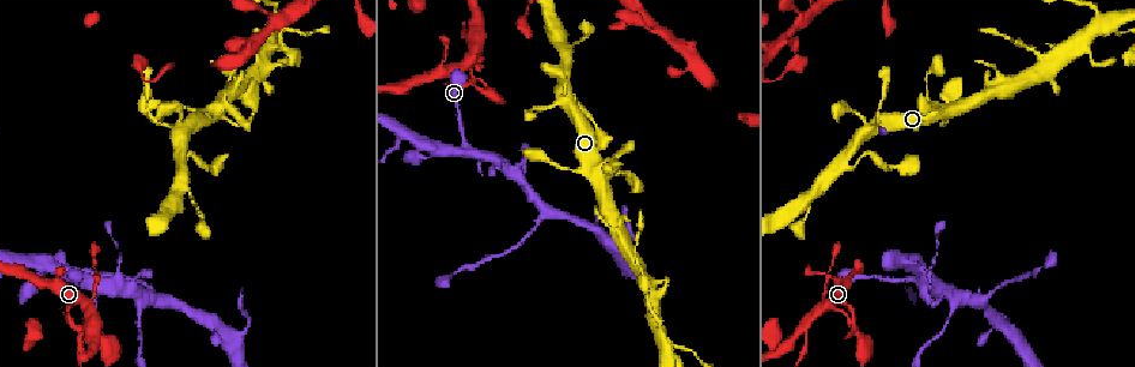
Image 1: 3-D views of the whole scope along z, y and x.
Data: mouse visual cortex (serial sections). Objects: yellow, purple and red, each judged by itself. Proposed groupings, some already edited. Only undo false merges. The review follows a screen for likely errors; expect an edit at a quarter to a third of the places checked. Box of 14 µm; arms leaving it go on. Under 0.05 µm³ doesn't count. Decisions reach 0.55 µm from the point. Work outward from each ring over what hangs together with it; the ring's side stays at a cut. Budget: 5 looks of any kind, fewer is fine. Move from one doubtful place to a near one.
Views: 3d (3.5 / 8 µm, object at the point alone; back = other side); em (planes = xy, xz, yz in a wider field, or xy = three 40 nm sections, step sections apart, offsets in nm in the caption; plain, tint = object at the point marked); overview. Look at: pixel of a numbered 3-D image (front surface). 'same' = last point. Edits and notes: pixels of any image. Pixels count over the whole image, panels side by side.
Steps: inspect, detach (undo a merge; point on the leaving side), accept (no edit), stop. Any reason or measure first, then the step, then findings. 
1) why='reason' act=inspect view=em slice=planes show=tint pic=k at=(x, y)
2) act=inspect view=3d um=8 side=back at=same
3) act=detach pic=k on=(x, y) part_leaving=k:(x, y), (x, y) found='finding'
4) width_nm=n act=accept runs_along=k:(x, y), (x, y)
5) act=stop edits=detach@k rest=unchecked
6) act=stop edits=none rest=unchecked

why='small branch off a trunk' act=inspect view=3d um=3.5 pic=1 at=(1043, 75)

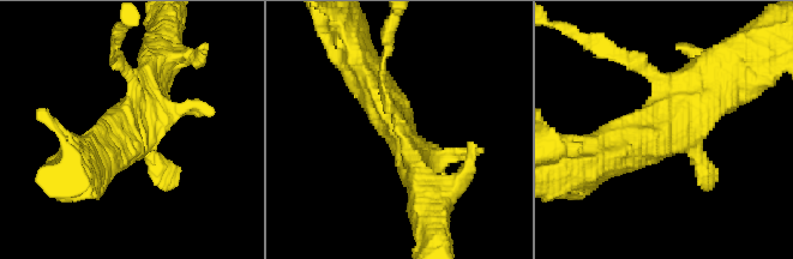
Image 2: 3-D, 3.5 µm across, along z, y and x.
act=inspect view=em slice=planes show=tint pic=2 at=(664, 132)

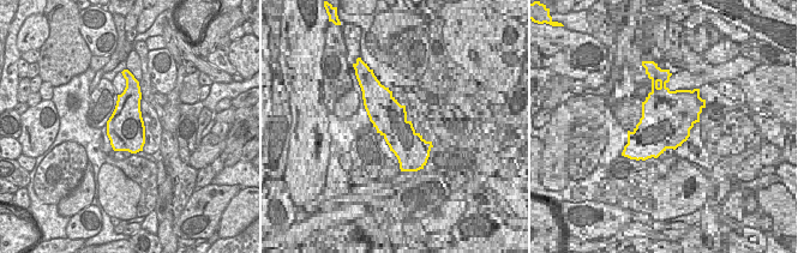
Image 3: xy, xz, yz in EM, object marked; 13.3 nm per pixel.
act=accept runs_along=2:(606, 156), (680, 127), (722, 83) found='all the same cell'

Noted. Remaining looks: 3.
why='thin arm on a thick one' act=inspect view=3d um=8 side=back pic=1 at=(474, 56)

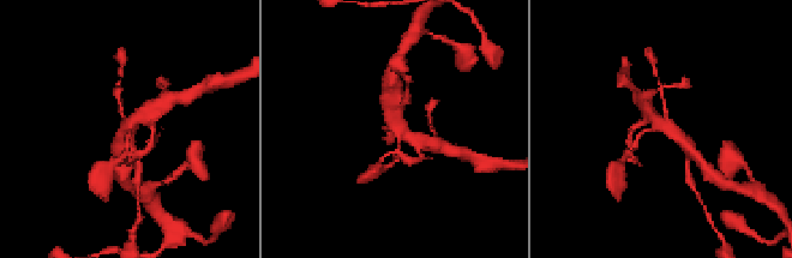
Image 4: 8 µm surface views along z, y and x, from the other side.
why='need the tissue' act=inspect view=em slice=xy step=3 show=tint pic=4 at=(665, 116)

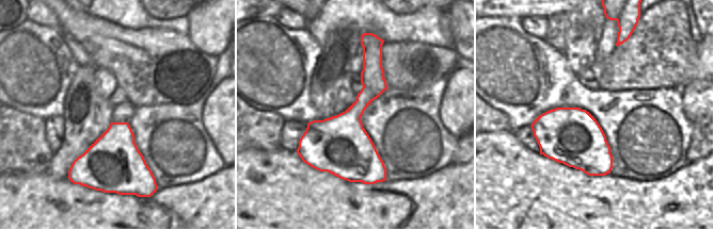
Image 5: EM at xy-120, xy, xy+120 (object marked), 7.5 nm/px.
act=accept runs_along=4:(148, 113), (128, 125), (116, 97), (119, 85) found='all the same cell'

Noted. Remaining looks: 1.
act=stop edits=none rest=unchecked

